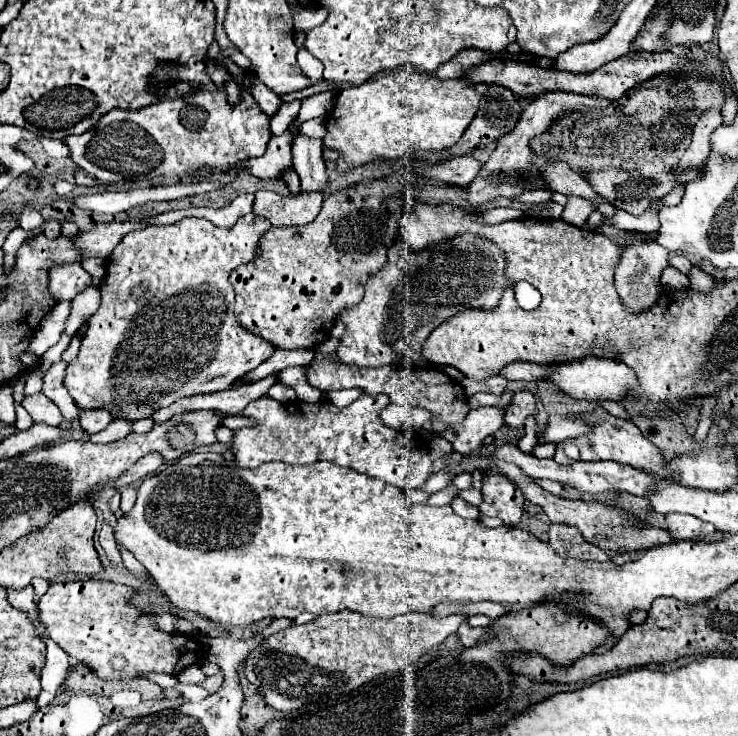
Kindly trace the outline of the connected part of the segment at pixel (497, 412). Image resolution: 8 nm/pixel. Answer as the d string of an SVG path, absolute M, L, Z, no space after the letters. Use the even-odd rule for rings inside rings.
M477 407L469 411L461 425L441 431L439 435L447 439L457 453L477 455L483 439L493 435L505 425L503 417L505 417L503 407Z

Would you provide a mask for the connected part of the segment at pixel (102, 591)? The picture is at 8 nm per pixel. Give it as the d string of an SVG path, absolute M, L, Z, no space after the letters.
M109 581L51 583L39 601L41 621L47 625L51 639L69 657L89 665L103 679L131 679L147 671L177 675L193 663L193 653L195 661L199 661L201 645L191 641L195 651L189 651L189 637L155 629L149 613L127 603L133 595L131 587Z

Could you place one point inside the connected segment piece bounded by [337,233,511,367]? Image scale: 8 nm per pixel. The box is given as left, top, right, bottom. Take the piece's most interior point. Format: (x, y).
(415, 291)

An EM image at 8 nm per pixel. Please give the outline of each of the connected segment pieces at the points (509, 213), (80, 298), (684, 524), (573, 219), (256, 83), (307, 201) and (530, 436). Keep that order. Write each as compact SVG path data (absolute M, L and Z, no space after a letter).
M489 209L489 211L483 211L483 223L489 223L489 225L509 221L509 219L521 219L521 217L523 217L523 211L517 211L517 209Z
M91 285L85 291L81 291L71 305L71 315L65 323L65 333L67 335L75 335L79 331L79 327L97 311L101 303L101 295L99 295L99 287Z
M669 513L665 515L665 521L667 521L667 529L679 535L679 539L689 539L693 535L709 535L715 531L713 525L703 523L701 519L693 515L683 515L683 513Z
M569 197L565 209L563 209L563 219L569 221L571 225L581 227L585 219L593 213L593 203L581 197Z
M255 75L251 79L251 94L261 109L269 116L273 117L277 109L282 104L279 97L273 93L264 83Z
M259 191L255 195L253 211L259 217L271 221L273 227L299 227L317 217L317 209L323 203L319 193L301 193L297 197L281 197L273 191Z
M531 415L529 421L525 423L525 435L519 439L519 449L531 453L535 445L537 445L537 423L535 423L535 417Z

